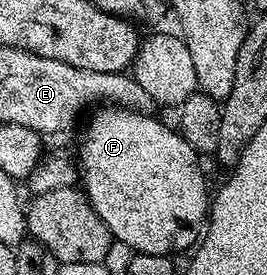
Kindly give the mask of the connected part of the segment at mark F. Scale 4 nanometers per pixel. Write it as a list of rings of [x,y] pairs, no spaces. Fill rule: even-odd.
[[[103,107],[99,114],[91,121],[87,134],[83,137],[83,146],[79,149],[79,165],[83,168],[83,182],[81,188],[86,193],[89,203],[101,215],[101,219],[109,227],[112,238],[121,243],[129,243],[129,247],[135,253],[152,253],[153,255],[175,255],[178,249],[190,250],[200,240],[205,229],[205,222],[209,217],[209,189],[207,193],[207,181],[203,178],[203,169],[199,166],[200,158],[191,145],[185,140],[183,134],[162,125],[158,116],[145,113],[133,113],[130,109],[118,107]]]

